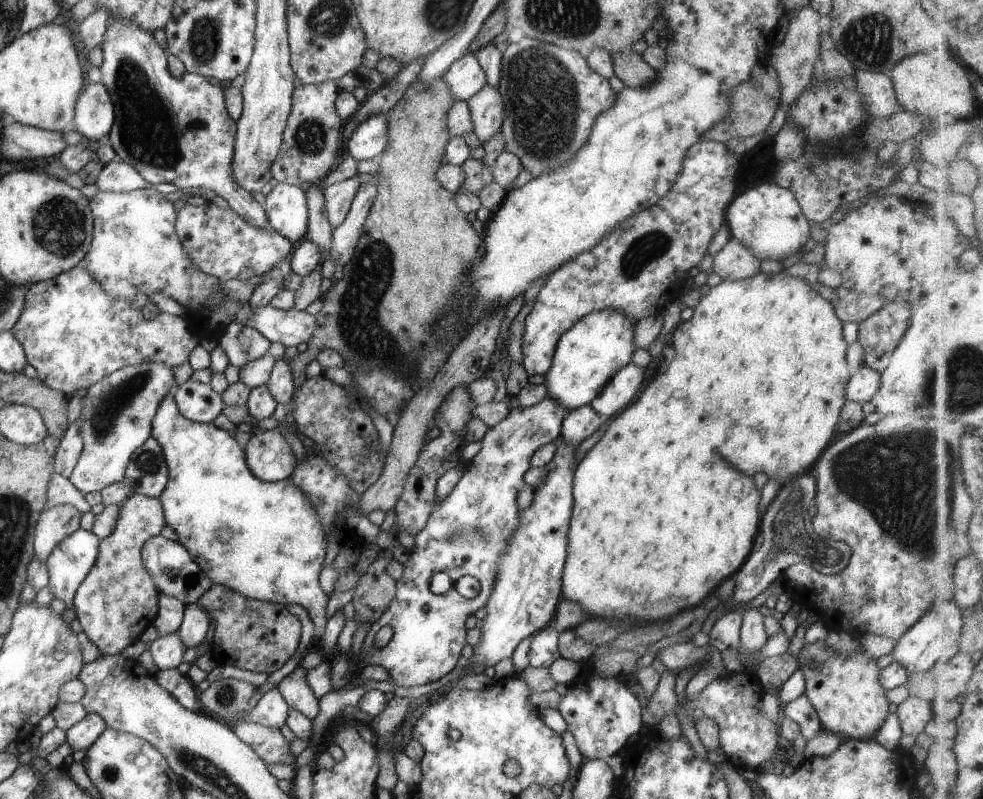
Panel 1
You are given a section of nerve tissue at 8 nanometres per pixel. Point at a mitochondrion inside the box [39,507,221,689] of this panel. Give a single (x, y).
(188, 582)

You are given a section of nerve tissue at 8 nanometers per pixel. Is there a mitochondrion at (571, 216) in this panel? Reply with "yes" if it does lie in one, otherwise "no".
no

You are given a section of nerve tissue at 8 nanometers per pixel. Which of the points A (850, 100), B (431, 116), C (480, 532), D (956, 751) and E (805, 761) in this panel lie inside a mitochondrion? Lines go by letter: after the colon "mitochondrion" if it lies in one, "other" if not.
A: other
B: other
C: mitochondrion
D: other
E: other

